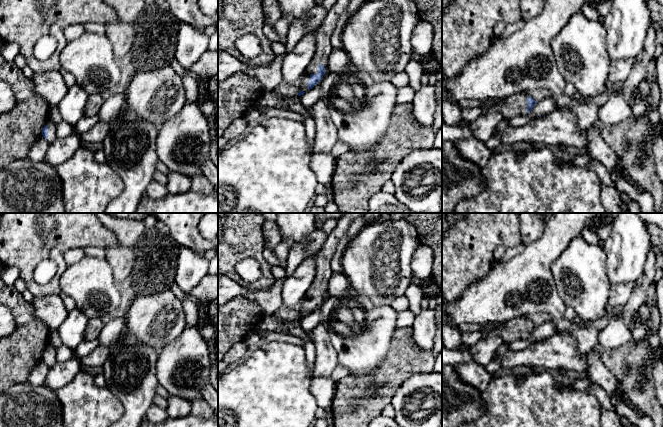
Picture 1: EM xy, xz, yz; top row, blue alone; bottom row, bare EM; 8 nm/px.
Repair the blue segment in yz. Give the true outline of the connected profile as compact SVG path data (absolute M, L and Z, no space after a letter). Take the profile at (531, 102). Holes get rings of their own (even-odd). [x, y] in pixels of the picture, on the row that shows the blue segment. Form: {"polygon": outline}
{"polygon": "M521 92L503 99L487 99L482 102L480 109L485 114L490 111L494 104L497 104L503 116L511 119L518 115L528 114L536 103L526 92Z"}

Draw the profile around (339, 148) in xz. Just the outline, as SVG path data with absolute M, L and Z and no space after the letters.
M338 140L336 142L336 144L333 146L332 150L331 150L331 154L337 158L339 156L341 156L342 154L346 153L349 150L349 147L347 144L341 142L340 140Z

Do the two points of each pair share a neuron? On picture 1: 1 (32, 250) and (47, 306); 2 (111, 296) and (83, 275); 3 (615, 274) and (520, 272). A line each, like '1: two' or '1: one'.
1: two
2: one
3: two

